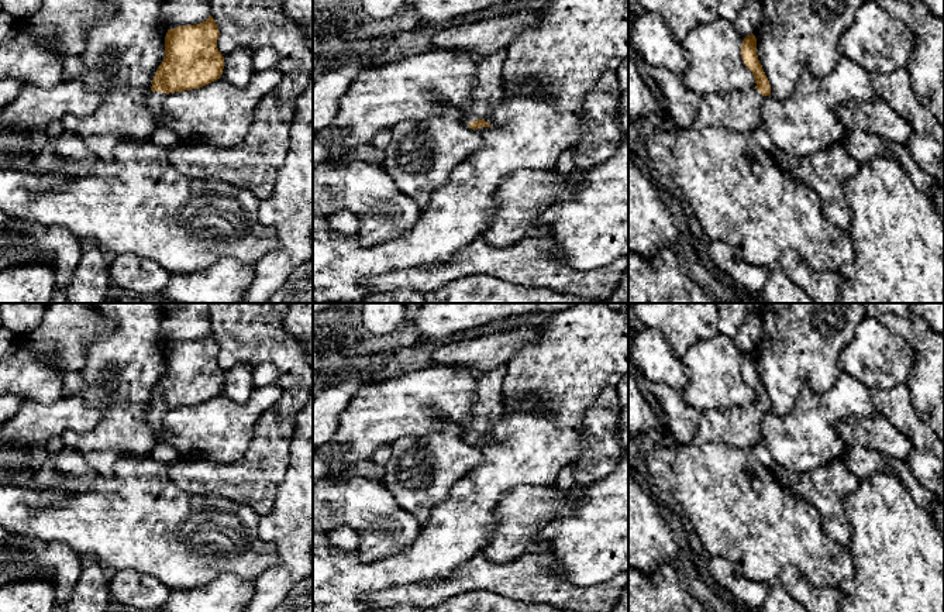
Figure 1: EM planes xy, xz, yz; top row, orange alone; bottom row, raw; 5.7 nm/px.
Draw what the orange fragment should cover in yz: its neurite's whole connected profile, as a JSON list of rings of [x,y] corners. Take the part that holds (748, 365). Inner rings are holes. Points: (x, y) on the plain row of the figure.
[[[747,351],[741,361],[741,374],[752,388],[757,402],[750,408],[712,409],[700,413],[692,446],[726,443],[740,448],[751,448],[762,440],[761,420],[771,410],[769,396],[758,377],[757,354]]]

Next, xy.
[[[211,331],[196,341],[168,345],[165,374],[148,412],[158,443],[165,443],[169,437],[163,426],[163,416],[169,409],[199,405],[221,393],[224,372],[217,364],[218,351]]]

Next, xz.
[[[502,364],[483,374],[478,382],[473,420],[464,429],[464,434],[472,446],[492,443],[483,433],[503,415],[502,384],[506,374],[507,364]]]

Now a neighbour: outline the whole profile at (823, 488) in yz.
[[[841,458],[802,472],[797,482],[786,482],[774,475],[782,488],[805,499],[819,512],[823,529],[834,541],[843,546],[850,541],[851,527],[843,508],[843,498],[858,488],[859,478],[844,465]]]

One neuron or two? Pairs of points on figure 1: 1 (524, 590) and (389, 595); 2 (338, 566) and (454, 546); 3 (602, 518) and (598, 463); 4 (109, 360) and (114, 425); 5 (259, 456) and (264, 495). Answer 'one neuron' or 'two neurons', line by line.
1: one neuron
2: one neuron
3: two neurons
4: one neuron
5: one neuron

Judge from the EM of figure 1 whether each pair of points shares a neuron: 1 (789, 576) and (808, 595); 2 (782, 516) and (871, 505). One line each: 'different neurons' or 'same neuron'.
1: same neuron
2: different neurons

